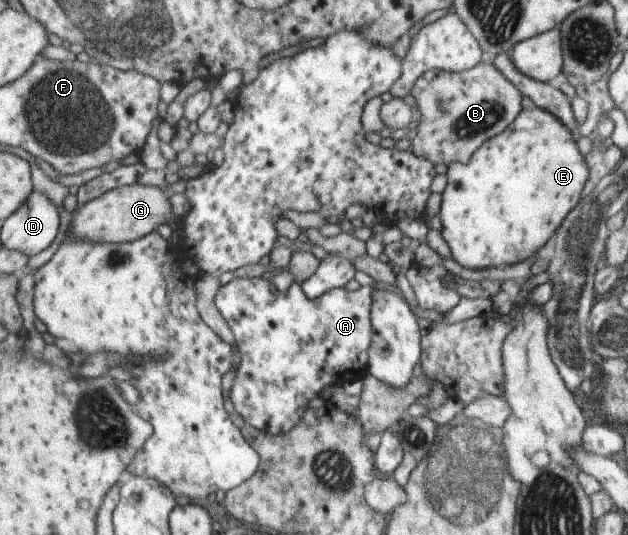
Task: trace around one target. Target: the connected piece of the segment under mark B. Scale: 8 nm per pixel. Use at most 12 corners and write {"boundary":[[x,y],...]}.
{"boundary":[[490,59],[422,74],[408,151],[467,164],[522,112]]}

